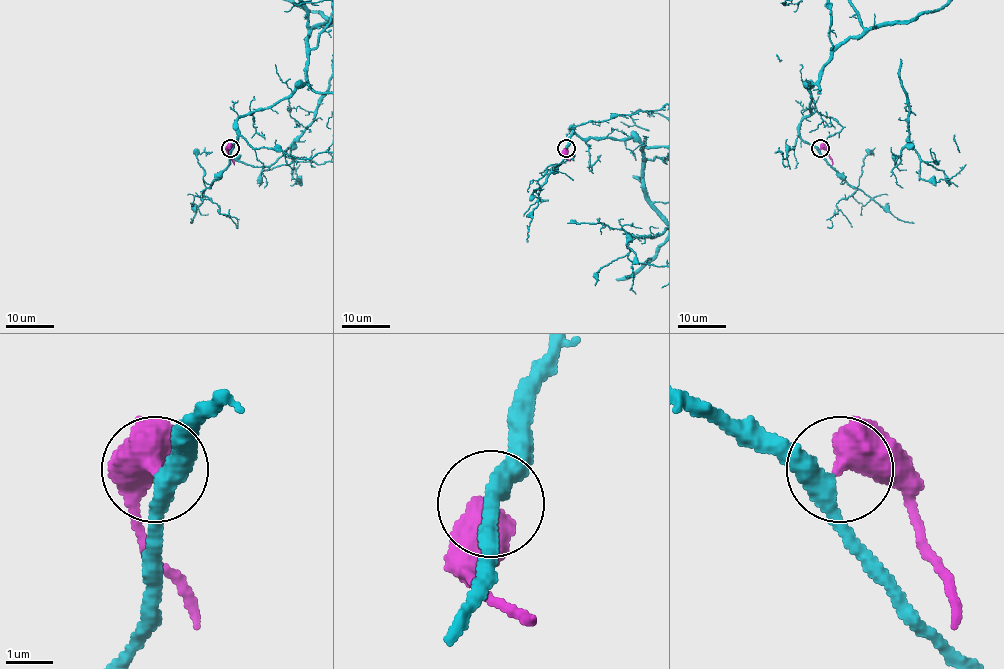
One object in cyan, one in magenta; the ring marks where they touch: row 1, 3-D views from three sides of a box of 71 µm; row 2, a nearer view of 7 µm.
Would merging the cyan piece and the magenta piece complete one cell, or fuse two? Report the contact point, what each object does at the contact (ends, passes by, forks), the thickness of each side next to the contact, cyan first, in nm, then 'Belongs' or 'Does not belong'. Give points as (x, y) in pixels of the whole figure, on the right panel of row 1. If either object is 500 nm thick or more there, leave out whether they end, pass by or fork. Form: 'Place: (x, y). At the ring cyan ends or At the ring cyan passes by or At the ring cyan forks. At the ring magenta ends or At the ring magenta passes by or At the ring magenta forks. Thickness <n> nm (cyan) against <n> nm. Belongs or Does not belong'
Place: (820, 148). Thickness 380 nm (cyan) against 650 nm. Belongs

